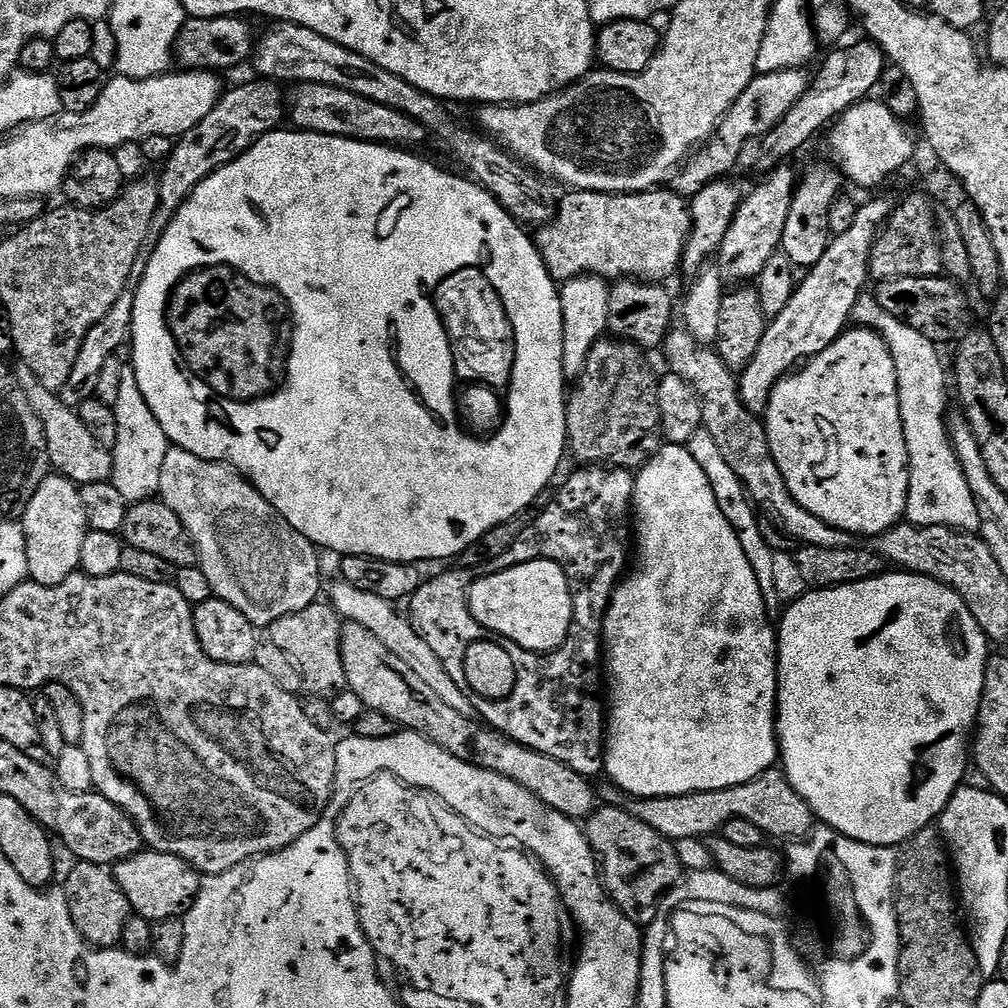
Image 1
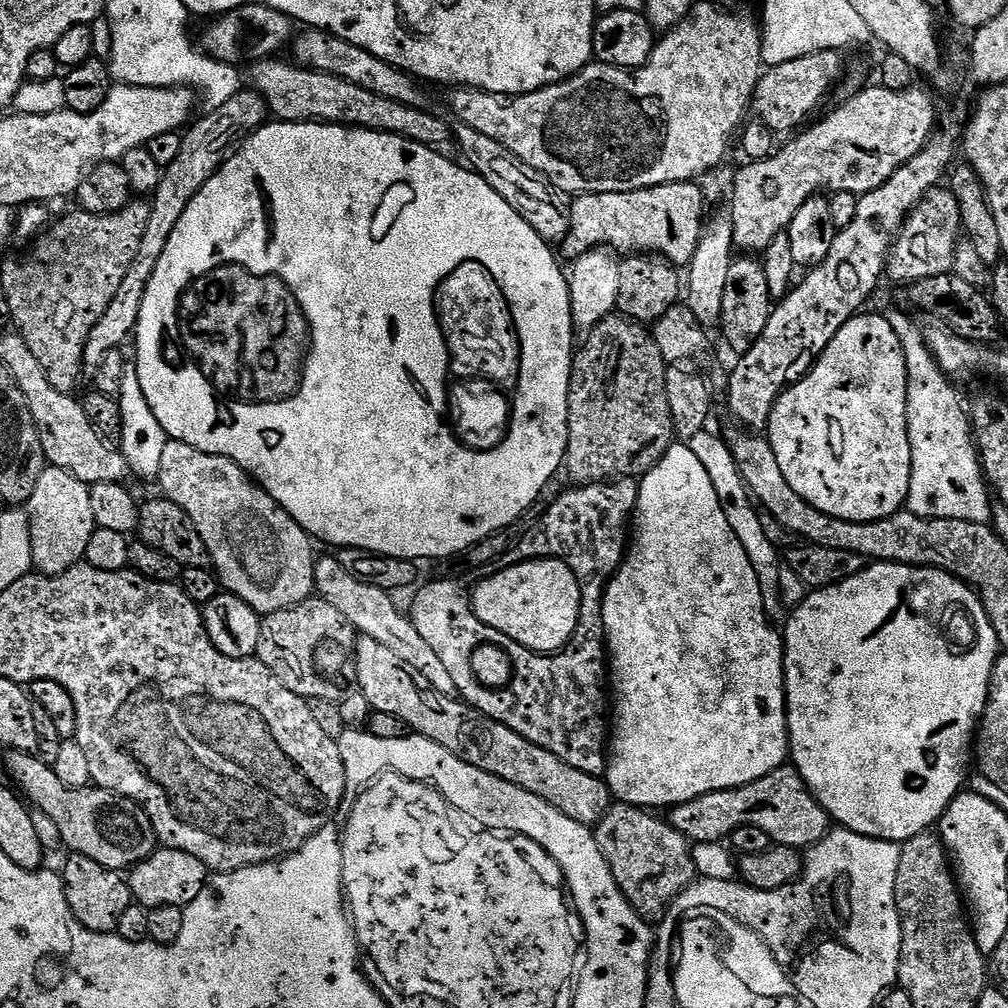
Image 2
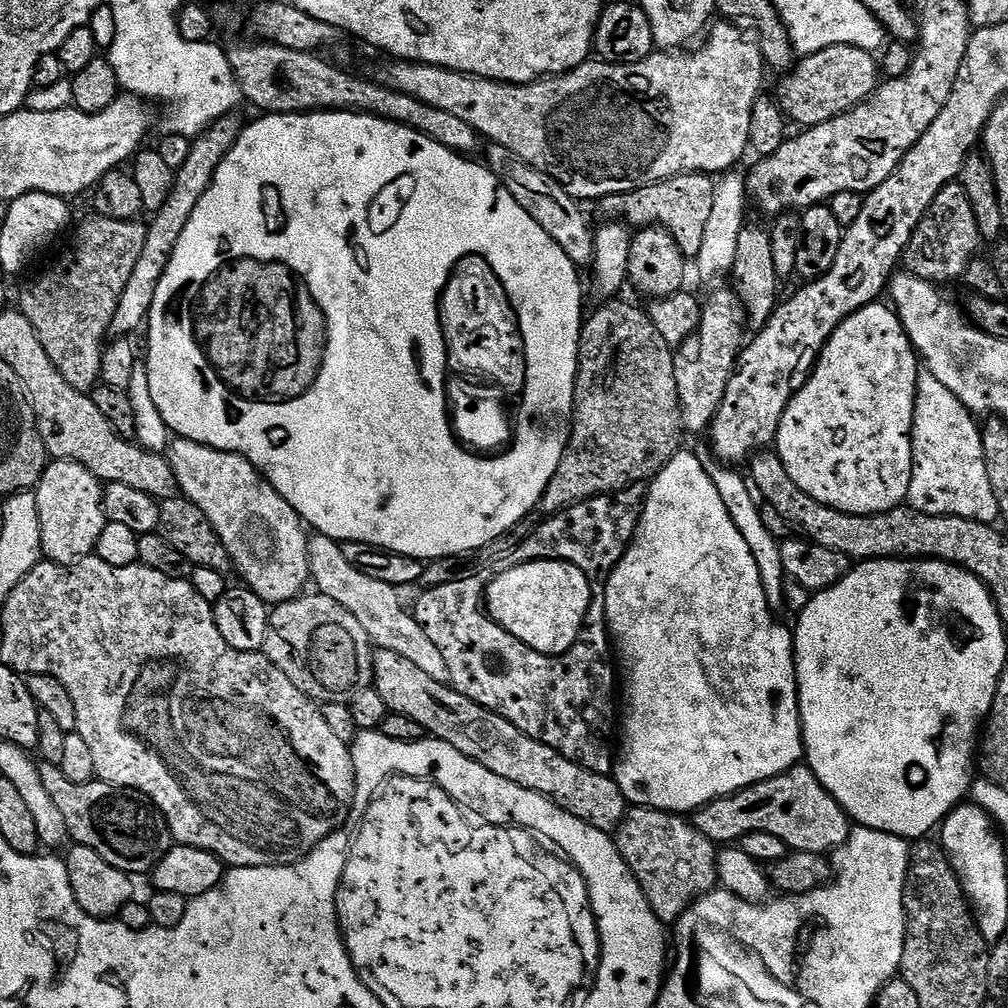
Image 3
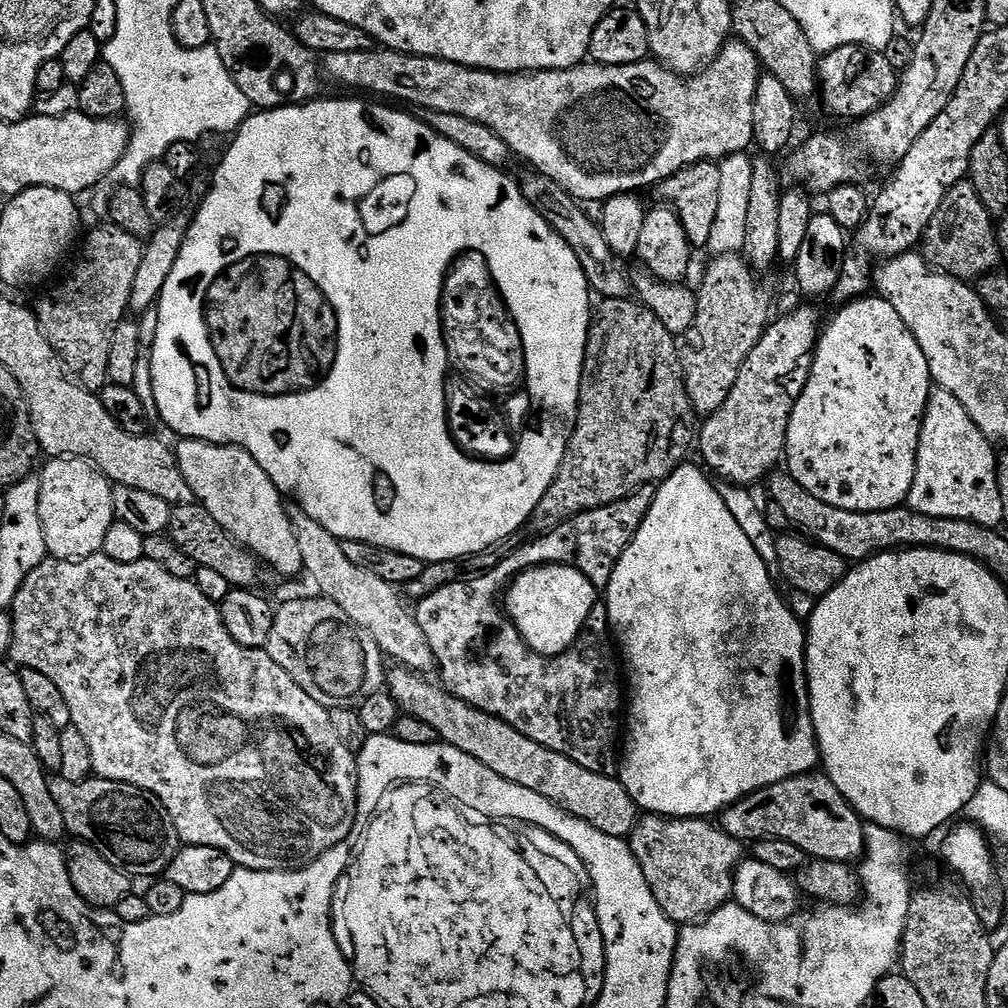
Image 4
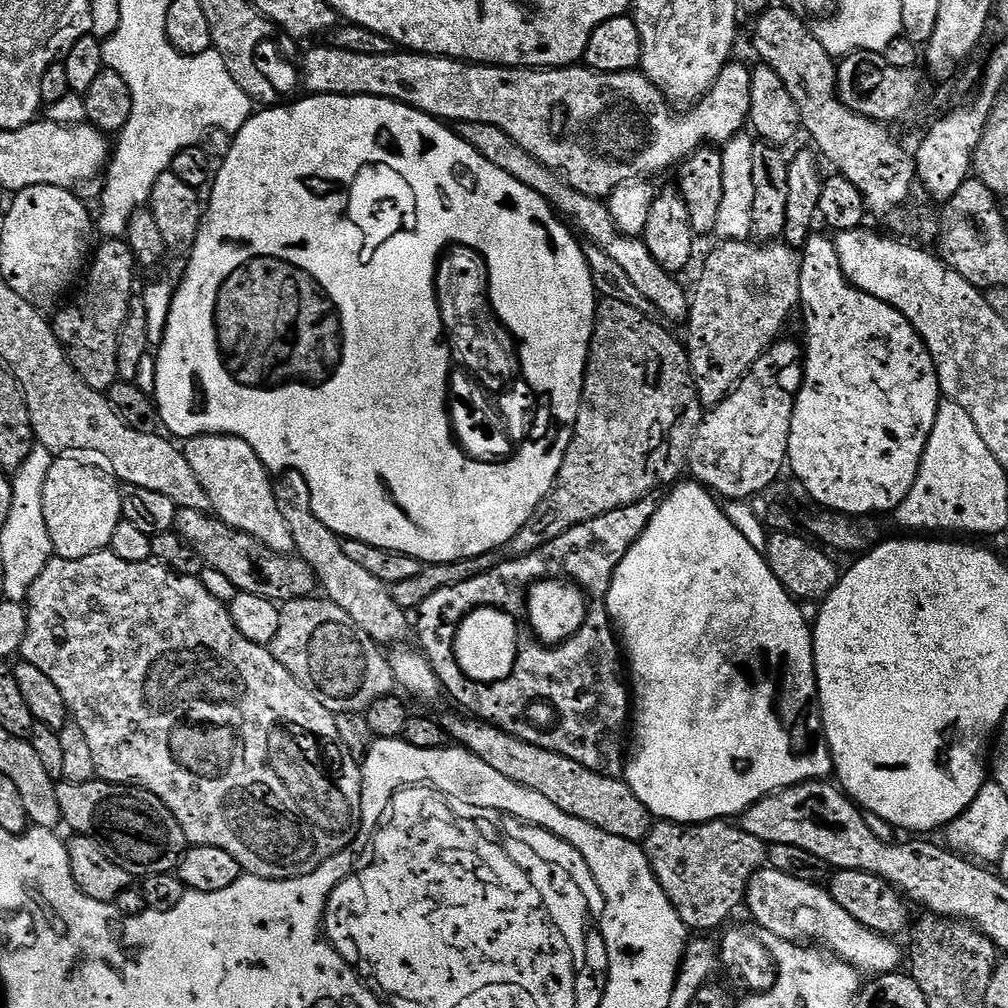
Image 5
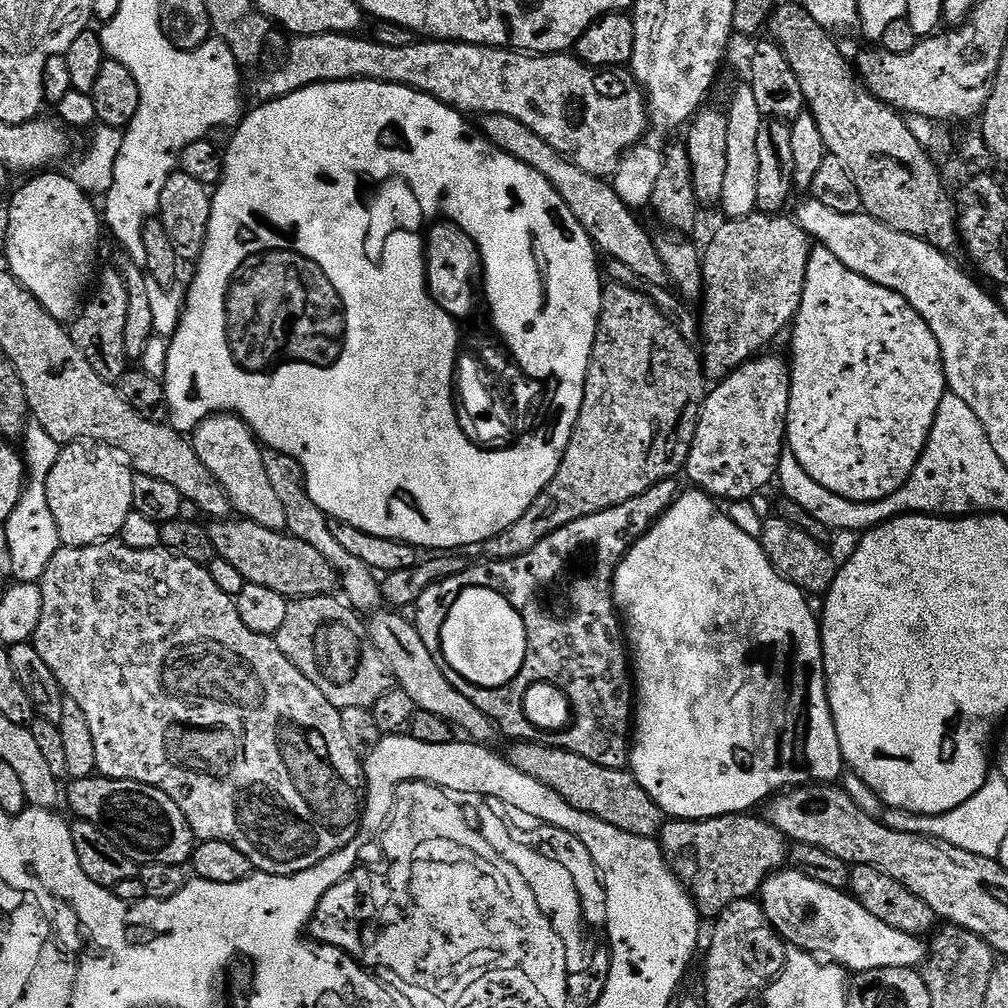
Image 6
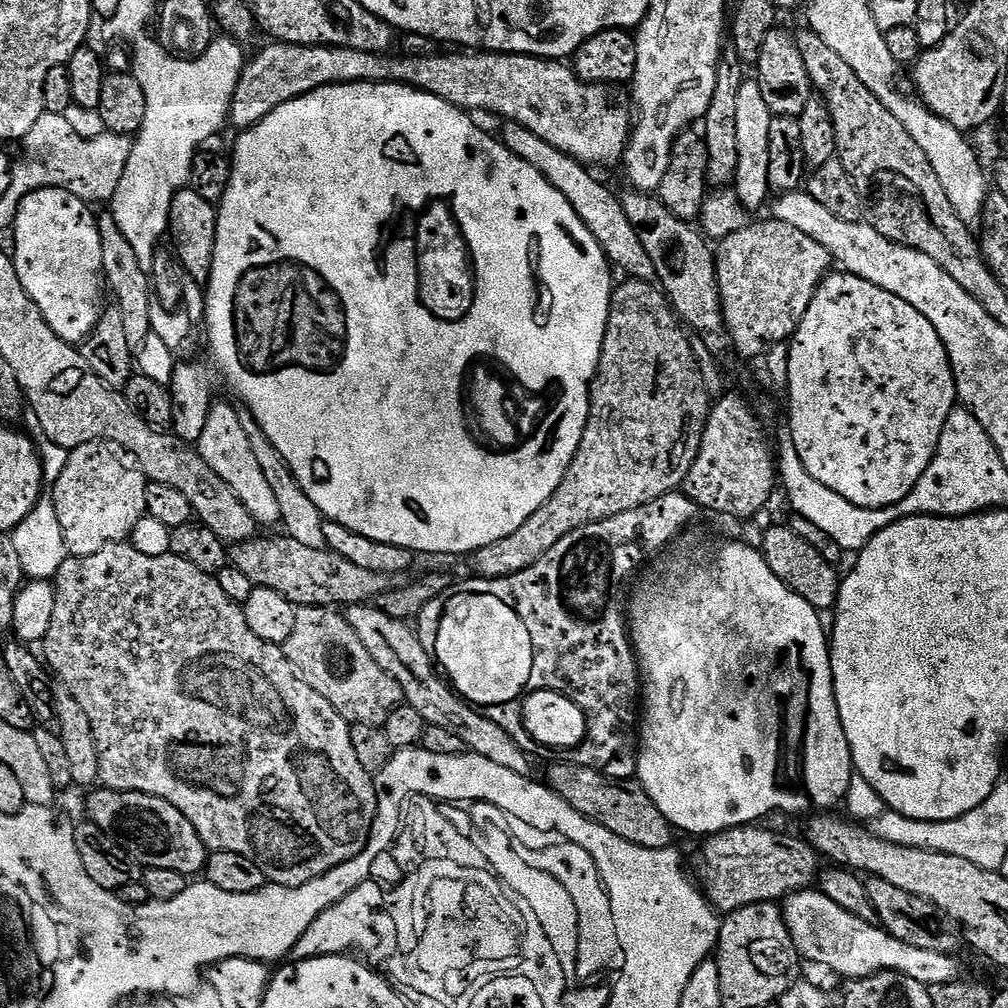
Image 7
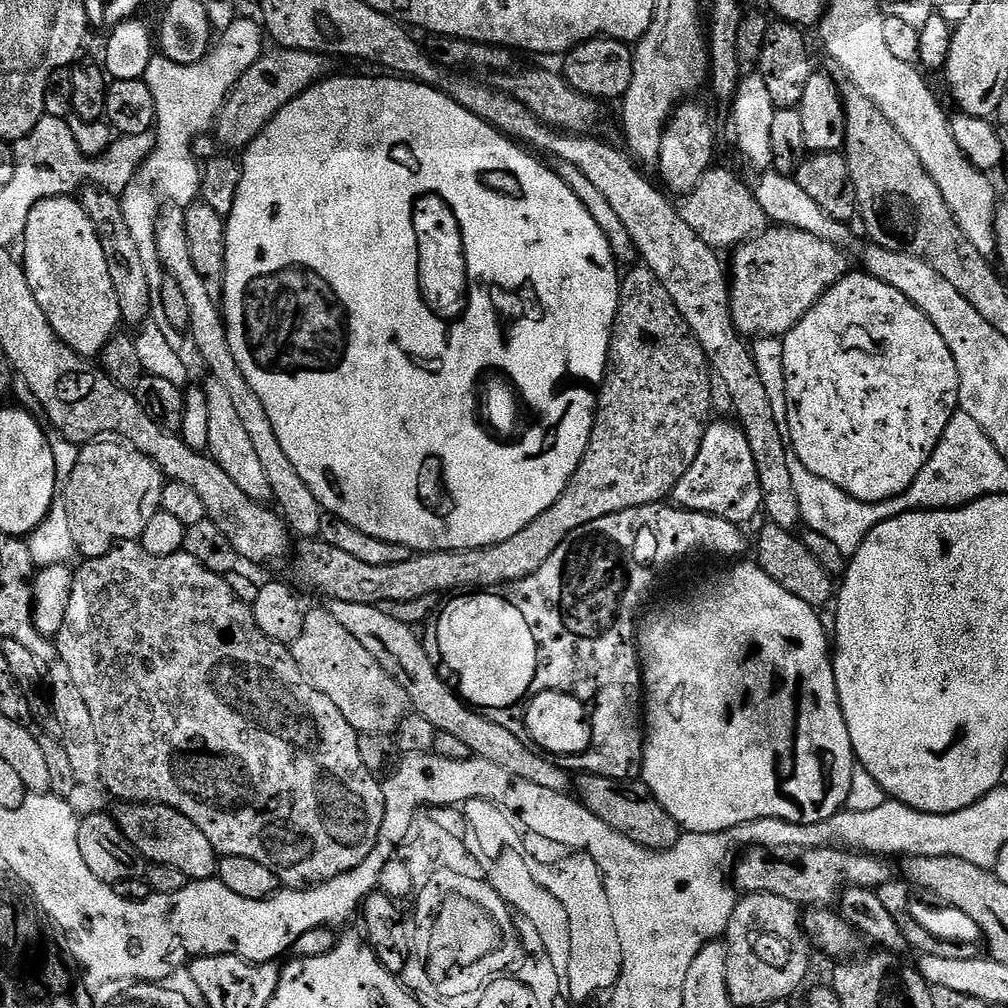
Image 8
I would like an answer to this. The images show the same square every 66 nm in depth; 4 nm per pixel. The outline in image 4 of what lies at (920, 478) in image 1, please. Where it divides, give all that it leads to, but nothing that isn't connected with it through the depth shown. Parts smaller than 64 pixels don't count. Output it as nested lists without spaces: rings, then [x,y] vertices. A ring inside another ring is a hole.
[[[933,391],[922,422],[916,473],[907,507],[930,518],[958,518],[978,526],[999,529],[1006,518],[1002,514],[1002,494],[998,494],[998,456],[992,453],[992,448],[993,441],[982,434],[954,394]]]

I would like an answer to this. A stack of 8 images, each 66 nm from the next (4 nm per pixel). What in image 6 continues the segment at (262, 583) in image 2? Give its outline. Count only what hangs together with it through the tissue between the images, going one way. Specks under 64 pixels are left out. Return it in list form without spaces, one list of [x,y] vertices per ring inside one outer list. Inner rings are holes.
[[[213,418],[195,429],[195,436],[196,440],[191,441],[192,449],[196,451],[202,466],[228,495],[232,512],[238,514],[237,517],[262,525],[263,528],[283,529],[285,523],[282,502],[278,502],[274,489],[270,487],[270,477],[266,474],[264,465],[264,452],[252,435],[251,428],[239,418]]]

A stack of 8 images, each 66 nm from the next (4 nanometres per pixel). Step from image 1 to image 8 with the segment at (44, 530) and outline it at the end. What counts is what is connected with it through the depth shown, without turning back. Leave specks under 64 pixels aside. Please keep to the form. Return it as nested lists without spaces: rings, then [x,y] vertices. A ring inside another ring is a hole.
[[[97,438],[83,445],[77,452],[80,453],[77,454],[76,465],[68,476],[68,485],[65,488],[63,485],[62,488],[62,503],[70,518],[70,534],[74,534],[77,553],[93,560],[106,554],[117,544],[135,541],[143,534],[150,515],[148,500],[152,506],[159,505],[166,477],[149,456],[144,456],[112,438]]]

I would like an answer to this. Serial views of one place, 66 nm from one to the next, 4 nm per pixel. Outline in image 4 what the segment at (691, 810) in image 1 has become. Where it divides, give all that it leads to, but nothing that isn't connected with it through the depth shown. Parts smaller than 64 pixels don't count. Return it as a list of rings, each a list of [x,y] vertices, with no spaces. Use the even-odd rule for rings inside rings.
[[[813,770],[774,782],[749,796],[743,796],[737,804],[731,804],[718,816],[719,827],[741,842],[755,842],[762,838],[782,838],[798,846],[805,857],[813,860],[843,860],[856,862],[863,857],[864,825],[858,813],[842,798],[834,782],[823,771]]]

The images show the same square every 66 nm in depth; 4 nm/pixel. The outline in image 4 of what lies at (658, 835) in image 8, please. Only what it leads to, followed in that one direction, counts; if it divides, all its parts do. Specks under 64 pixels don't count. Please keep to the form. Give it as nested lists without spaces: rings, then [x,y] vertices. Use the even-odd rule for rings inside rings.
[[[396,666],[393,669],[393,672],[391,669],[387,673],[386,690],[392,695],[394,702],[398,702],[403,715],[413,716],[421,719],[422,722],[429,723],[434,730],[438,730],[443,743],[462,750],[462,754],[470,754],[470,758],[482,762],[482,766],[486,766],[486,770],[494,770],[494,774],[514,782],[526,790],[534,790],[534,794],[542,794],[542,798],[554,802],[554,806],[558,806],[564,812],[569,812],[574,818],[582,818],[582,822],[590,822],[590,826],[611,836],[631,837],[638,823],[638,809],[634,798],[630,798],[630,794],[626,794],[626,790],[616,776],[594,774],[594,770],[586,770],[586,766],[578,766],[578,762],[526,738],[518,730],[514,730],[514,726],[470,706],[439,683],[431,684],[428,678],[421,673],[413,672],[412,669],[403,666]]]

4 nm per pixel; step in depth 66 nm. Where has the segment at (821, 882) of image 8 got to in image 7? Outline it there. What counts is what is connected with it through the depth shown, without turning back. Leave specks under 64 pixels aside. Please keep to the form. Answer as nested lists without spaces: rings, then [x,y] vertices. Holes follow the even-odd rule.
[[[741,826],[715,833],[703,841],[696,856],[695,879],[717,913],[737,912],[751,904],[780,902],[793,892],[811,889],[822,871],[822,857],[807,839],[783,844],[764,826]]]

